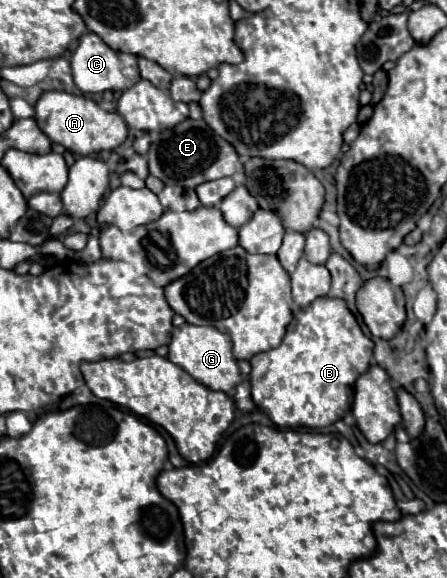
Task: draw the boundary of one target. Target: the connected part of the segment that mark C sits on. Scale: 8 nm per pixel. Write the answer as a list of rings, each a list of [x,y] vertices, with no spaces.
[[[86,32],[74,54],[72,54],[72,76],[76,86],[82,92],[104,92],[104,90],[126,90],[138,82],[141,77],[138,69],[138,63],[134,54],[124,54],[120,50],[110,48],[98,34]]]

